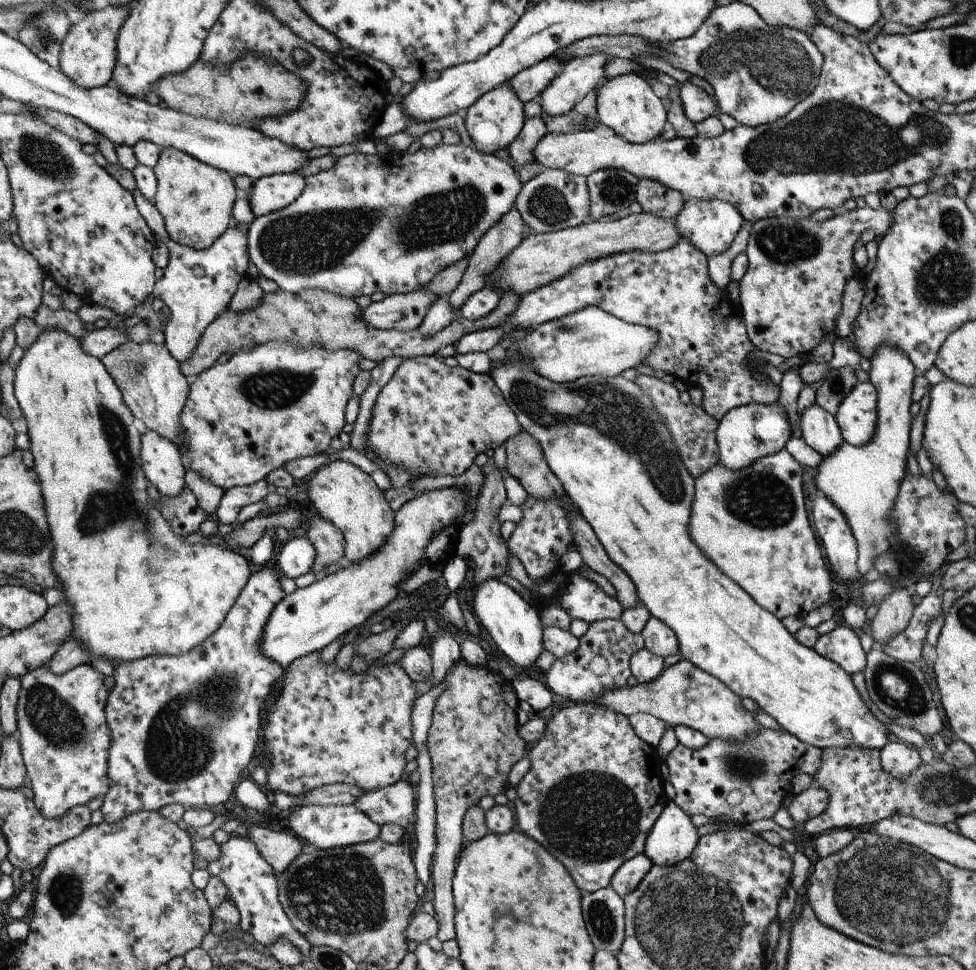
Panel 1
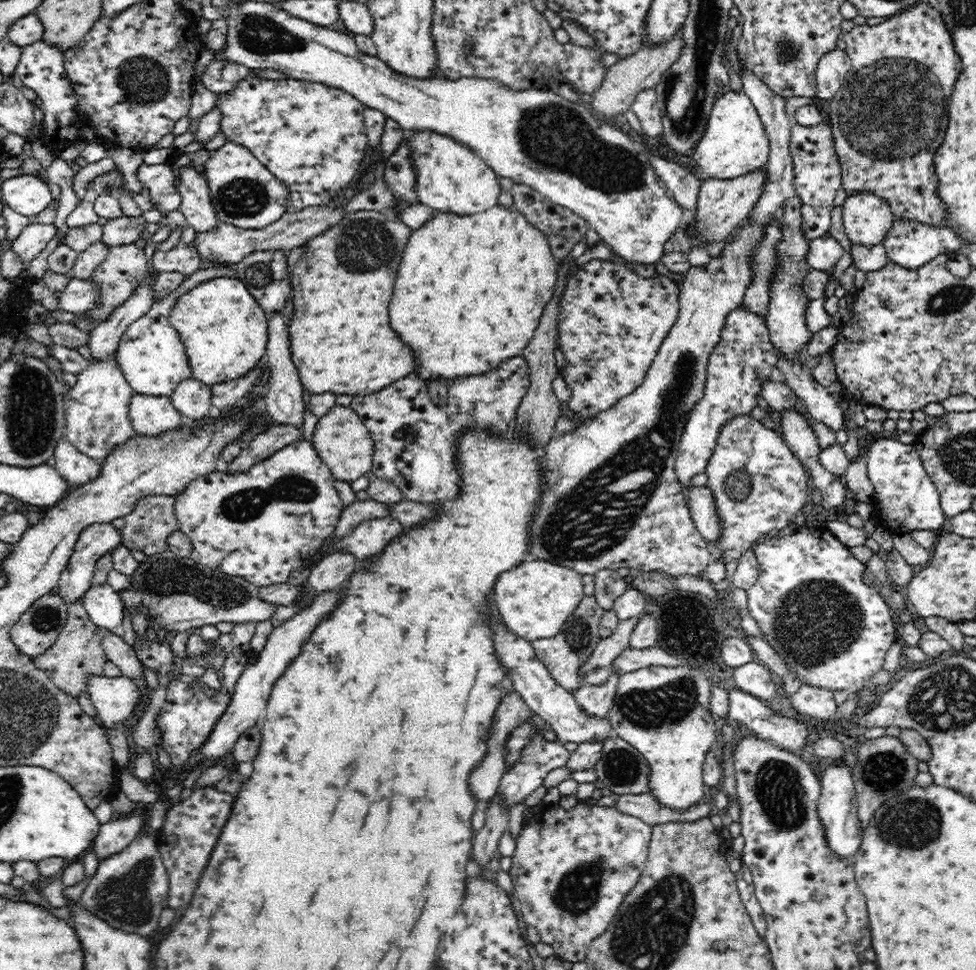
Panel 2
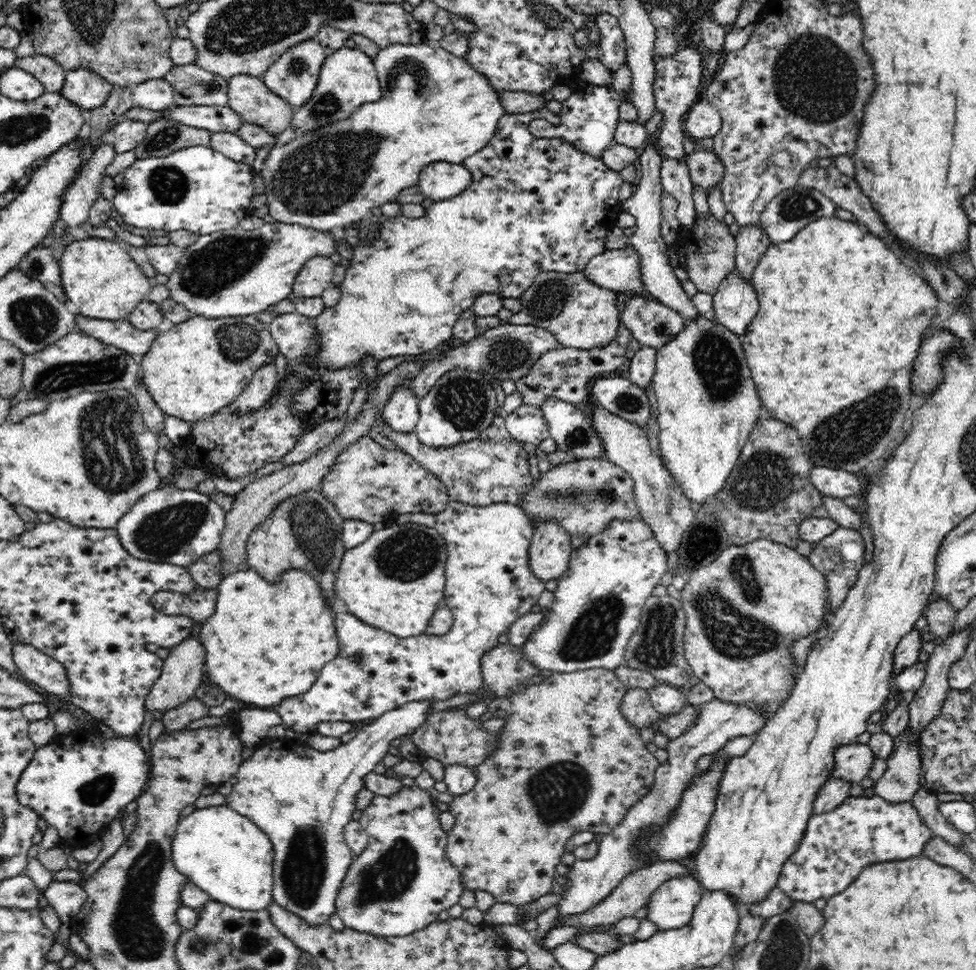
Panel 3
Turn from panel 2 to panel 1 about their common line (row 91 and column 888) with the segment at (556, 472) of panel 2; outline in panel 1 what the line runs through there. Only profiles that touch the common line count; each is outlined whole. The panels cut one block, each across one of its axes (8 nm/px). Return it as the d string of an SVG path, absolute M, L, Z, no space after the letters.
M898 739L881 748L880 760L882 768L900 780L908 778L922 764L919 750Z

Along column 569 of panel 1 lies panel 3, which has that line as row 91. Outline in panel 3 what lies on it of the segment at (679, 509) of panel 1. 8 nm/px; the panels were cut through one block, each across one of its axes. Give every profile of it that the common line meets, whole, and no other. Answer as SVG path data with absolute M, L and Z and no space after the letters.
M424 41L418 44L388 45L386 48L379 50L373 63L381 85L382 97L380 100L360 105L352 116L344 120L321 126L315 131L296 134L292 141L269 148L269 153L265 158L260 175L265 182L265 191L263 193L266 195L268 213L276 222L301 224L304 227L314 228L322 232L332 231L337 228L344 229L351 226L351 224L360 222L370 215L372 208L380 207L386 202L395 202L402 190L418 185L422 168L430 163L446 161L452 164L460 164L466 157L472 156L472 154L484 148L493 137L498 120L506 113L499 99L499 91L492 88L490 83L466 62L465 58L454 56L446 49L435 46L432 43Z

